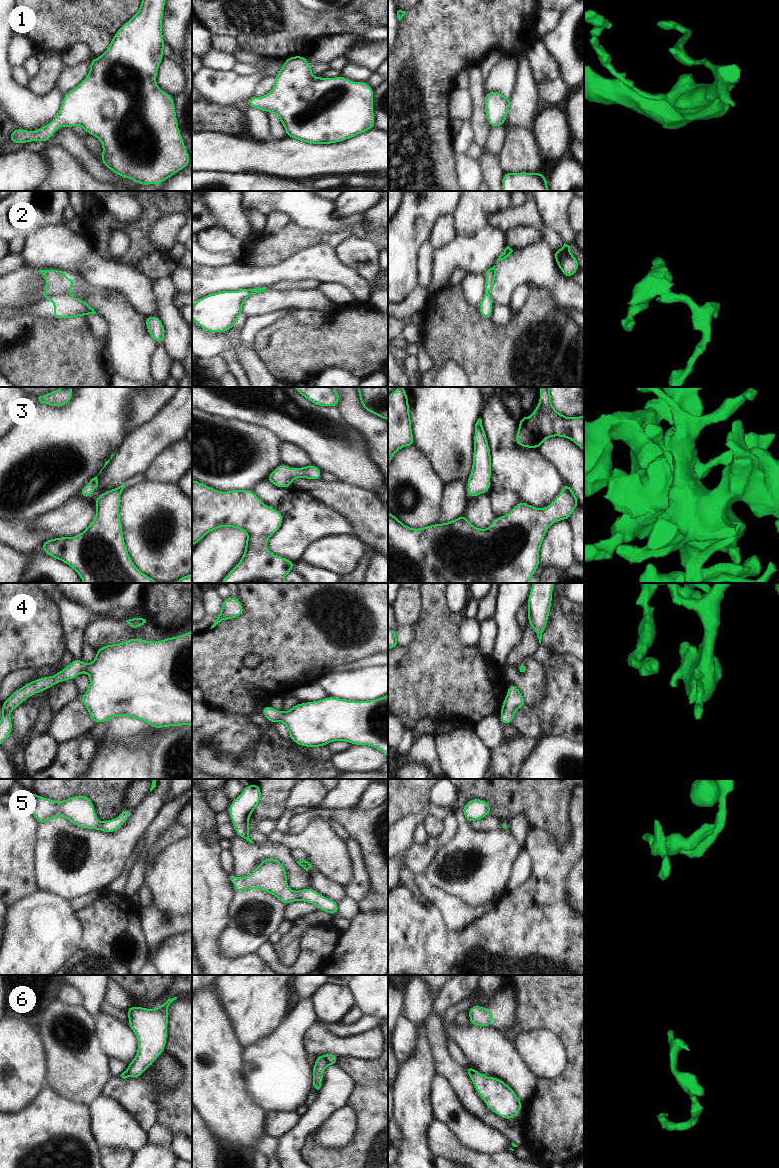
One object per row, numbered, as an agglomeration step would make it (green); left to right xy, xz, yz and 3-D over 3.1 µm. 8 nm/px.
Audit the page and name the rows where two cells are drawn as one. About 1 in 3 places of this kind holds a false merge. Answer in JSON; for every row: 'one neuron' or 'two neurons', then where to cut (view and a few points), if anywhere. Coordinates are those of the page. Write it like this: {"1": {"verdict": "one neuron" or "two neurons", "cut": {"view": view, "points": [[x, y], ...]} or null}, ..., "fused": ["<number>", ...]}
{"1": {"verdict": "one neuron", "cut": null}, "2": {"verdict": "two neurons", "cut": {"view": "xy", "points": [[68, 292], [45, 299]]}}, "3": {"verdict": "one neuron", "cut": null}, "4": {"verdict": "one neuron", "cut": null}, "5": {"verdict": "one neuron", "cut": null}, "6": {"verdict": "two neurons", "cut": {"view": "xz", "points": [[323, 1055], [328, 1064]]}}, "fused": ["2", "6"]}

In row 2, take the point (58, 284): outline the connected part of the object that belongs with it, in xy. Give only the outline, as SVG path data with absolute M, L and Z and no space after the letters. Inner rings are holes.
M38 270L47 281L47 287L42 293L44 299L53 296L68 294L69 290L74 286L75 280L68 279L66 272L62 270Z

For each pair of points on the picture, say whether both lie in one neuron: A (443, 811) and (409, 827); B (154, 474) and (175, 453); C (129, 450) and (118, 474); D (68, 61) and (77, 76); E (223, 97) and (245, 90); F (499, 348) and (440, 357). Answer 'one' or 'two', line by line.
A: one
B: one
C: one
D: two
E: one
F: one

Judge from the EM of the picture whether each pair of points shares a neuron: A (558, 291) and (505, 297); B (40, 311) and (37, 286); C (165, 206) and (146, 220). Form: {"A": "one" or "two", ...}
{"A": "one", "B": "two", "C": "one"}

